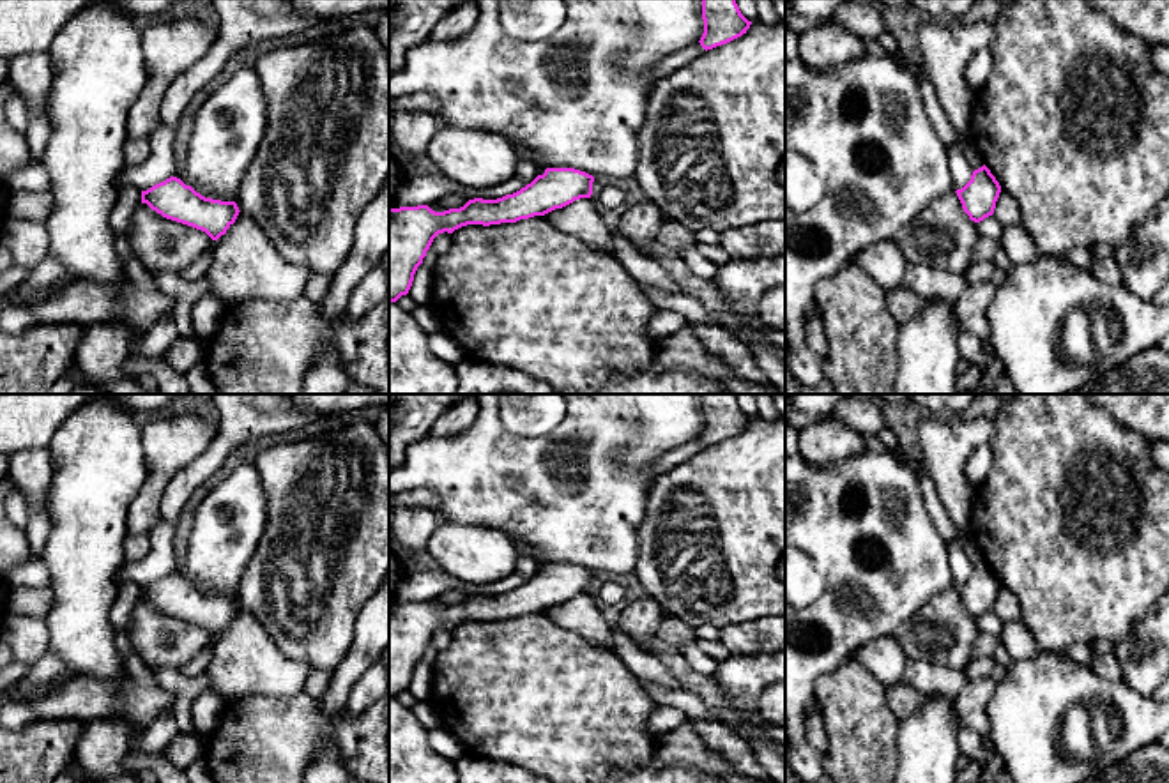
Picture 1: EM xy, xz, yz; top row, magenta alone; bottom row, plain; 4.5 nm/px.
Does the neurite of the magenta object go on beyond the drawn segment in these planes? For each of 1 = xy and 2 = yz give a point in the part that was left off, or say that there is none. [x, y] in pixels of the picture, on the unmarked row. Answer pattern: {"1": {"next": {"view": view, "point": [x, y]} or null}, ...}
{"1": {"next": null}, "2": {"next": null}}

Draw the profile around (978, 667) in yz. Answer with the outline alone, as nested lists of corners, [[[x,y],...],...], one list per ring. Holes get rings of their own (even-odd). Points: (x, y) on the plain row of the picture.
[[[982,656],[982,658],[973,658],[966,665],[964,672],[967,680],[976,680],[982,677],[990,677],[994,666],[996,666],[994,656]]]

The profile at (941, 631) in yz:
[[[957,589],[928,599],[891,635],[907,659],[964,670],[980,636],[976,619],[964,608]]]

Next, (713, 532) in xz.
[[[752,419],[737,435],[704,447],[654,477],[638,528],[635,576],[669,617],[697,629],[785,615],[785,583],[775,569],[785,553],[785,419]]]

